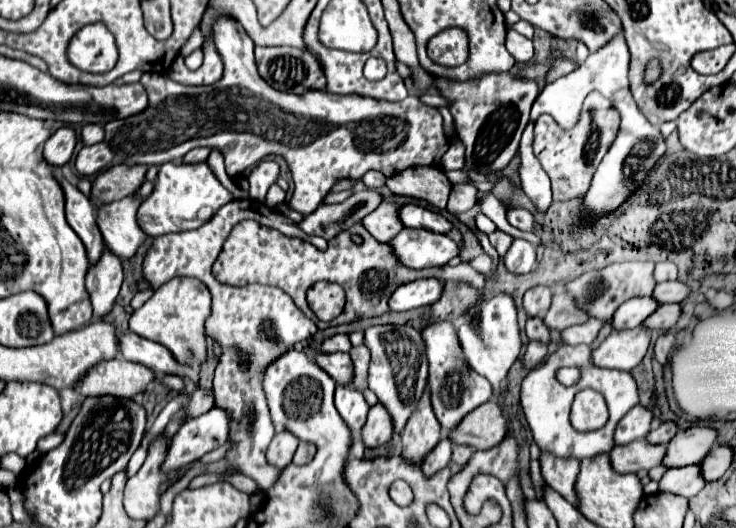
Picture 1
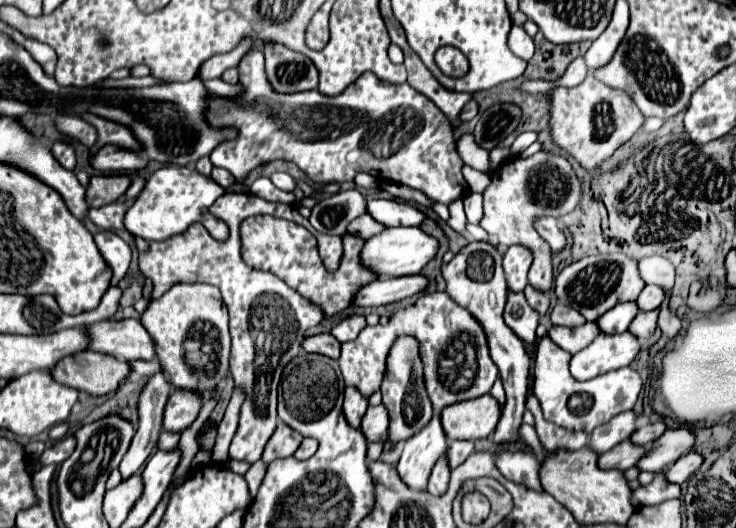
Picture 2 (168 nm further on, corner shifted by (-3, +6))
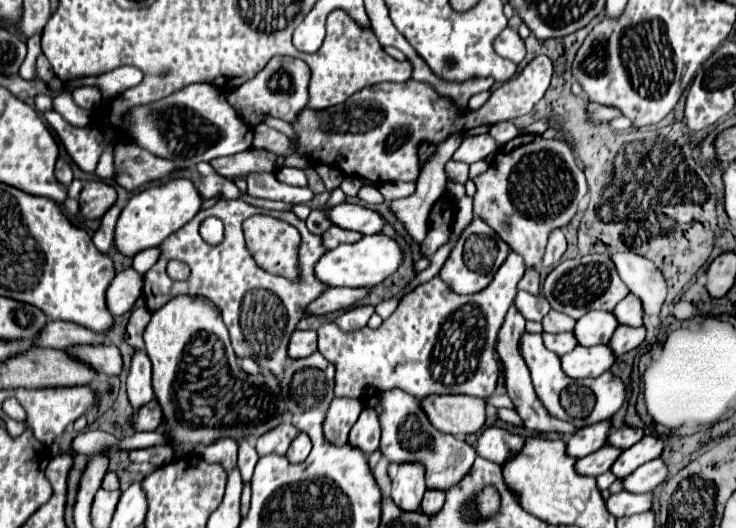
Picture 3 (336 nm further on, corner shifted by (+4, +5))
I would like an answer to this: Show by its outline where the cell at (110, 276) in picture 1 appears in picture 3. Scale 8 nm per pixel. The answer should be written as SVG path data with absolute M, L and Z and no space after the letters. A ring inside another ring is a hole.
M113 205L113 207L101 217L101 225L99 225L99 229L95 231L95 235L93 235L93 243L95 243L95 247L97 247L101 253L109 253L111 247L113 247L113 231L115 231L115 223L117 223L119 213L121 213L121 207L119 207L119 205Z

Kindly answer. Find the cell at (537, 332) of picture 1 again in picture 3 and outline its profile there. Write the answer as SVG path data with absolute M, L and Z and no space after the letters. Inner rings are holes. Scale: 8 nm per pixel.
M527 269L523 279L519 281L519 289L539 295L539 269Z

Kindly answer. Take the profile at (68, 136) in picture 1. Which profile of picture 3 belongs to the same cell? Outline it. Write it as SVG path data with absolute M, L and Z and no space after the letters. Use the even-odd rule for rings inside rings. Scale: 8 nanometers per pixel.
M59 161L59 163L57 163L55 179L57 179L61 185L65 185L65 187L71 185L71 181L73 181L73 173L71 173L71 167L69 167L65 161Z

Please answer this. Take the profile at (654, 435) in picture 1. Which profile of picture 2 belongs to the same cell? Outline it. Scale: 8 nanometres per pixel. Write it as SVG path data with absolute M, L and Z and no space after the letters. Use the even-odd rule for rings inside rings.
M654 422L654 424L648 424L648 426L642 426L638 428L630 440L636 442L638 446L646 446L646 444L652 444L656 438L660 438L660 434L664 434L666 430L666 424L664 422Z

